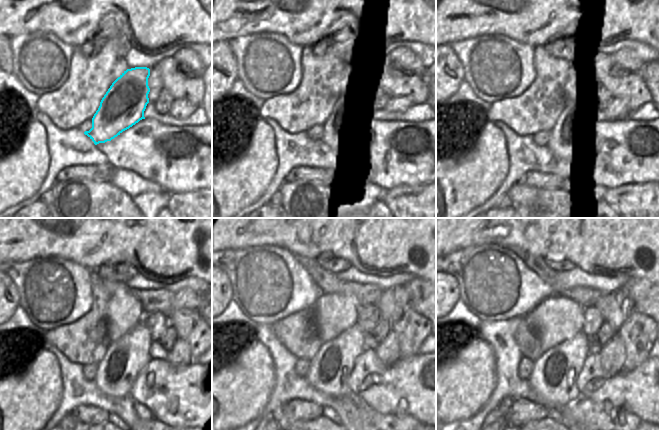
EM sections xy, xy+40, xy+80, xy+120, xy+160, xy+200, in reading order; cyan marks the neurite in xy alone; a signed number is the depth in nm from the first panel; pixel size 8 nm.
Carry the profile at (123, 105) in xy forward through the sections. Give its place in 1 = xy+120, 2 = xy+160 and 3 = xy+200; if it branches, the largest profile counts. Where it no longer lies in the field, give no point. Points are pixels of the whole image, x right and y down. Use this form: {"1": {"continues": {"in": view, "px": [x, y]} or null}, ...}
{"1": {"continues": {"in": "xy+120", "px": [123, 360]}}, "2": {"continues": {"in": "xy+160", "px": [329, 372]}}, "3": {"continues": {"in": "xy+200", "px": [555, 372]}}}

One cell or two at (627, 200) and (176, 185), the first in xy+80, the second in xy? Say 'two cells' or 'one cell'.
two cells

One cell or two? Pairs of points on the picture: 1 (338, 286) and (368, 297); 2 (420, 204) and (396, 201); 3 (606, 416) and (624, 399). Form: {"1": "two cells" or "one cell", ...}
{"1": "one cell", "2": "one cell", "3": "two cells"}

